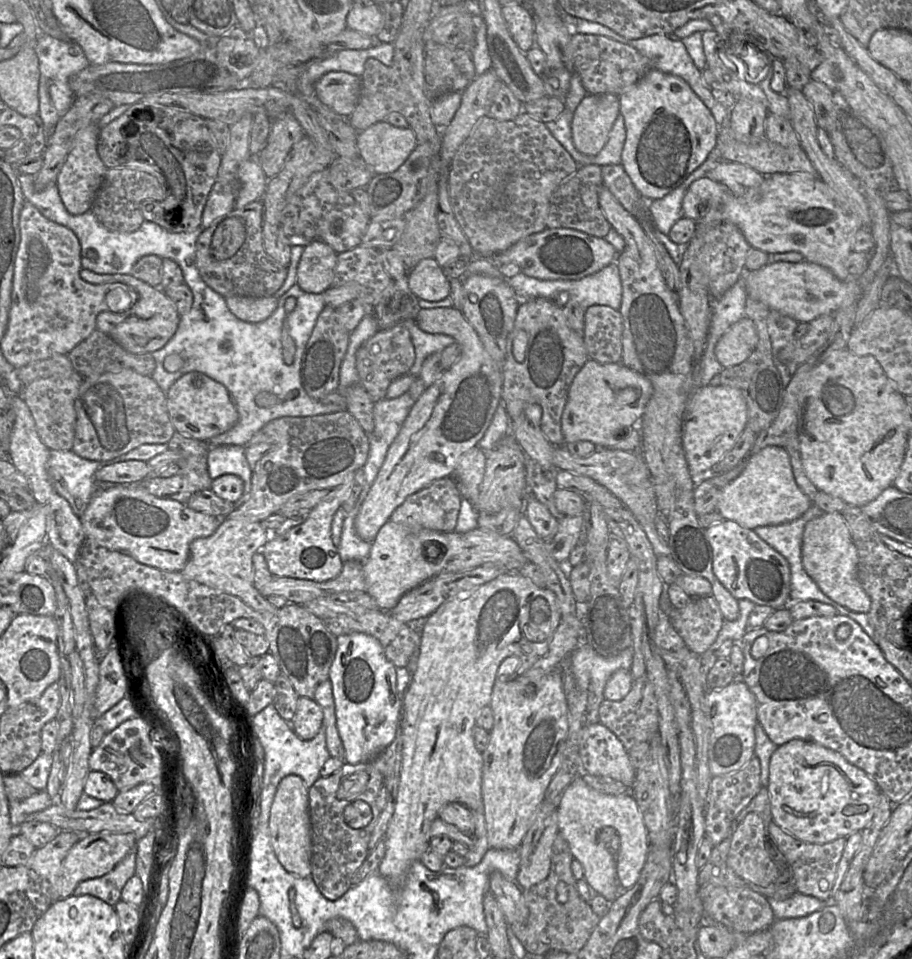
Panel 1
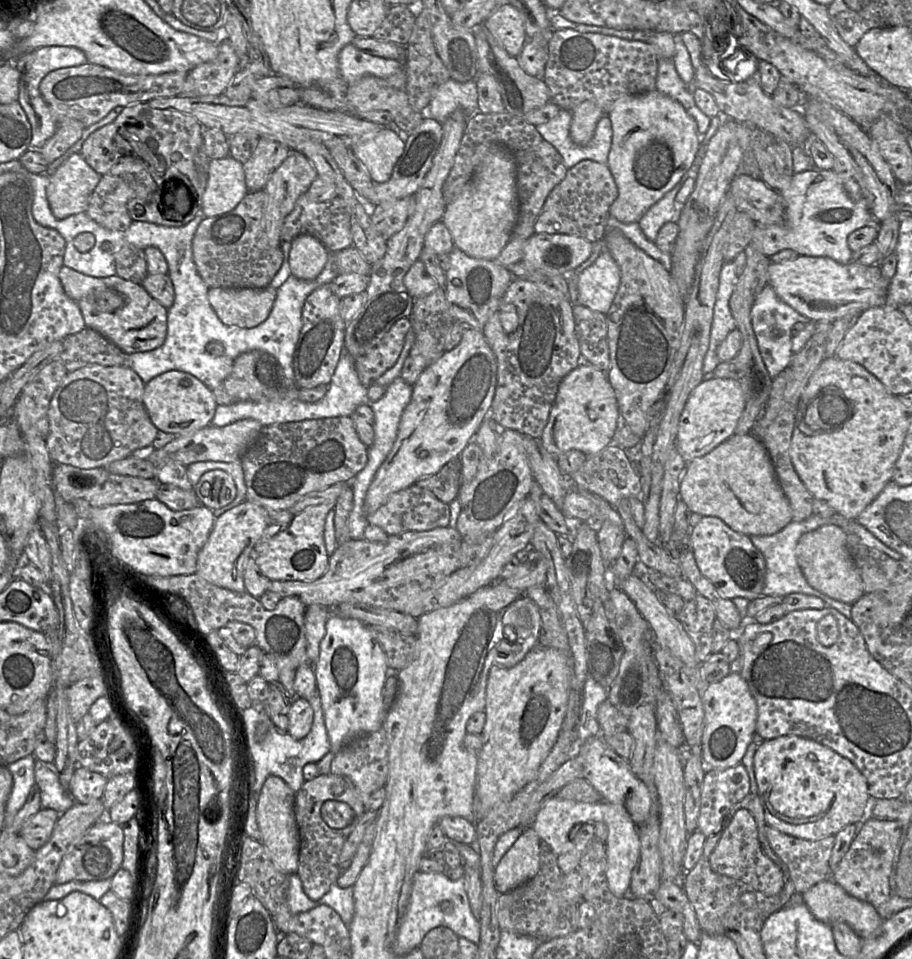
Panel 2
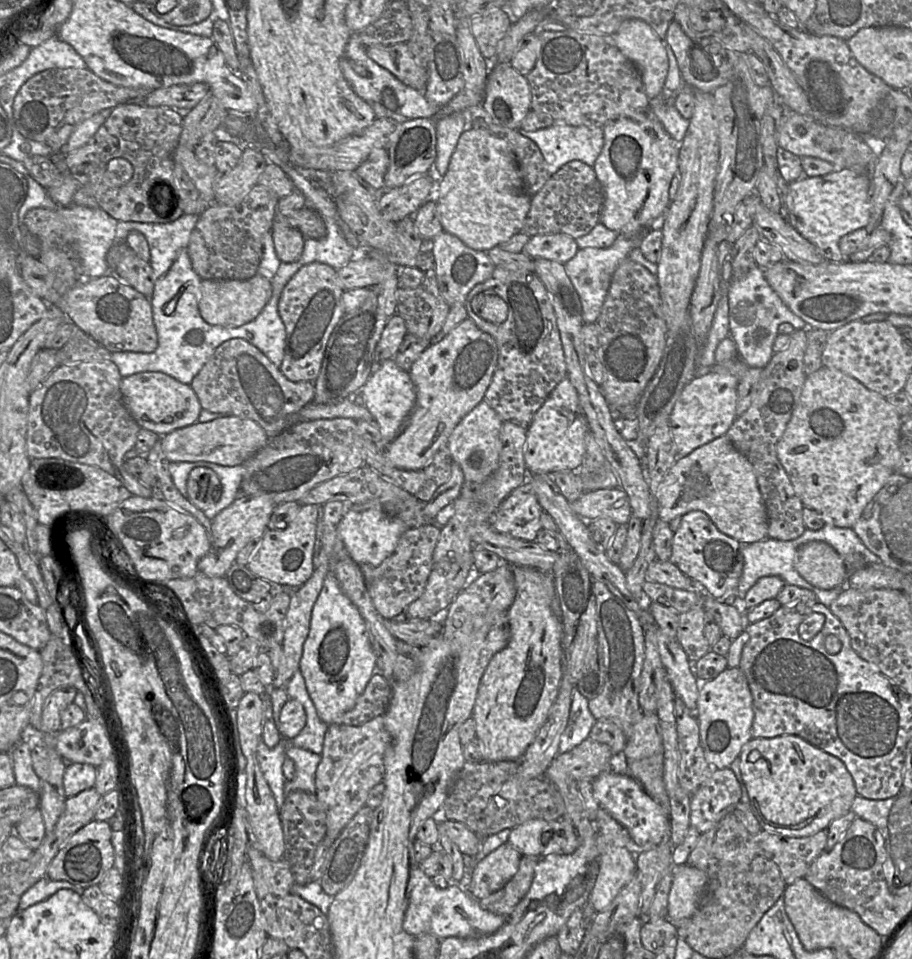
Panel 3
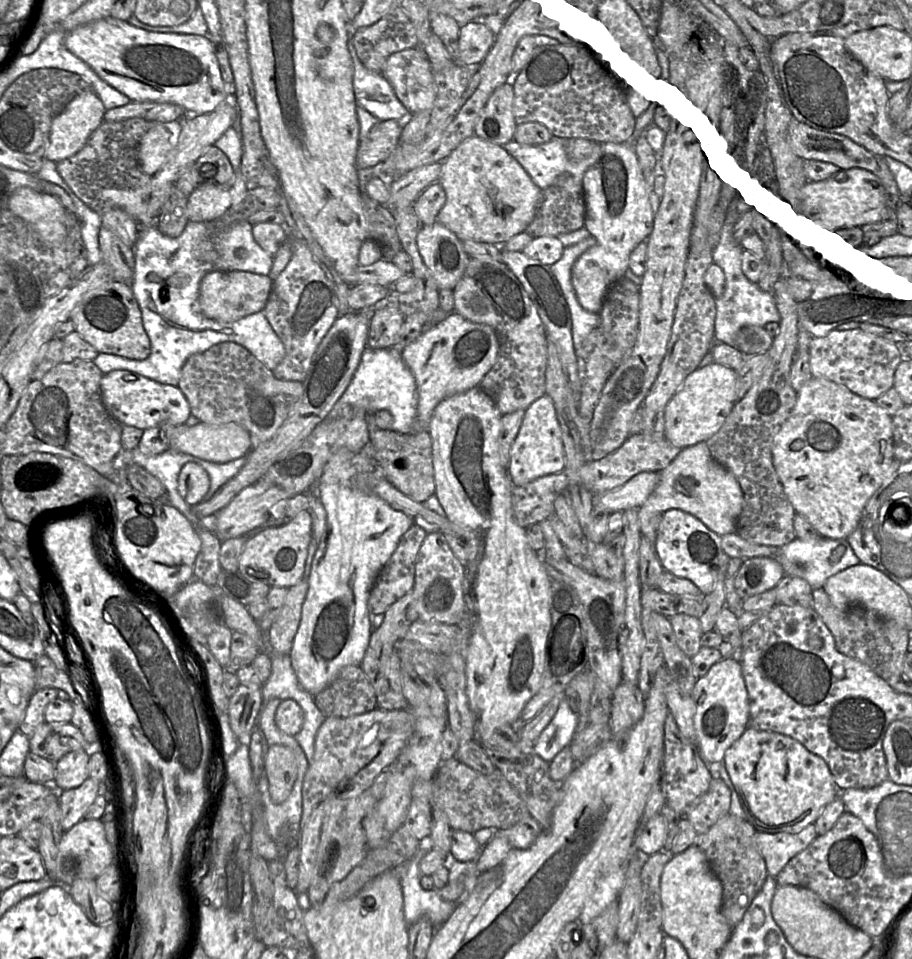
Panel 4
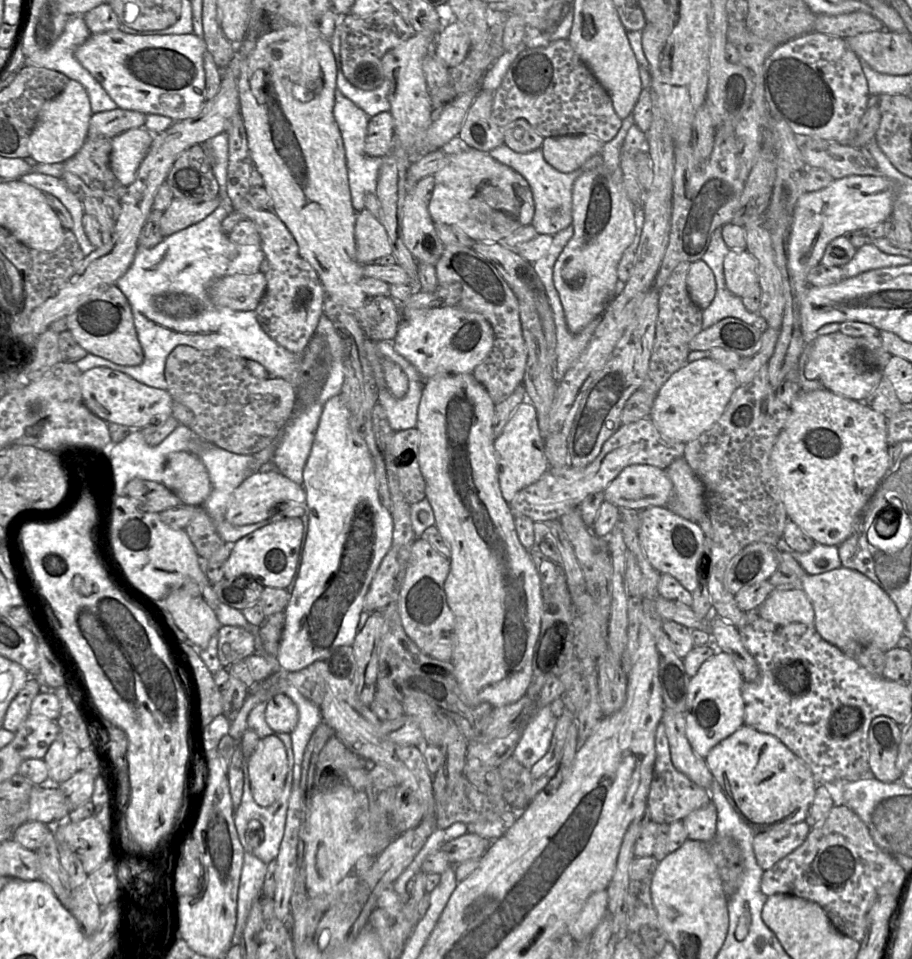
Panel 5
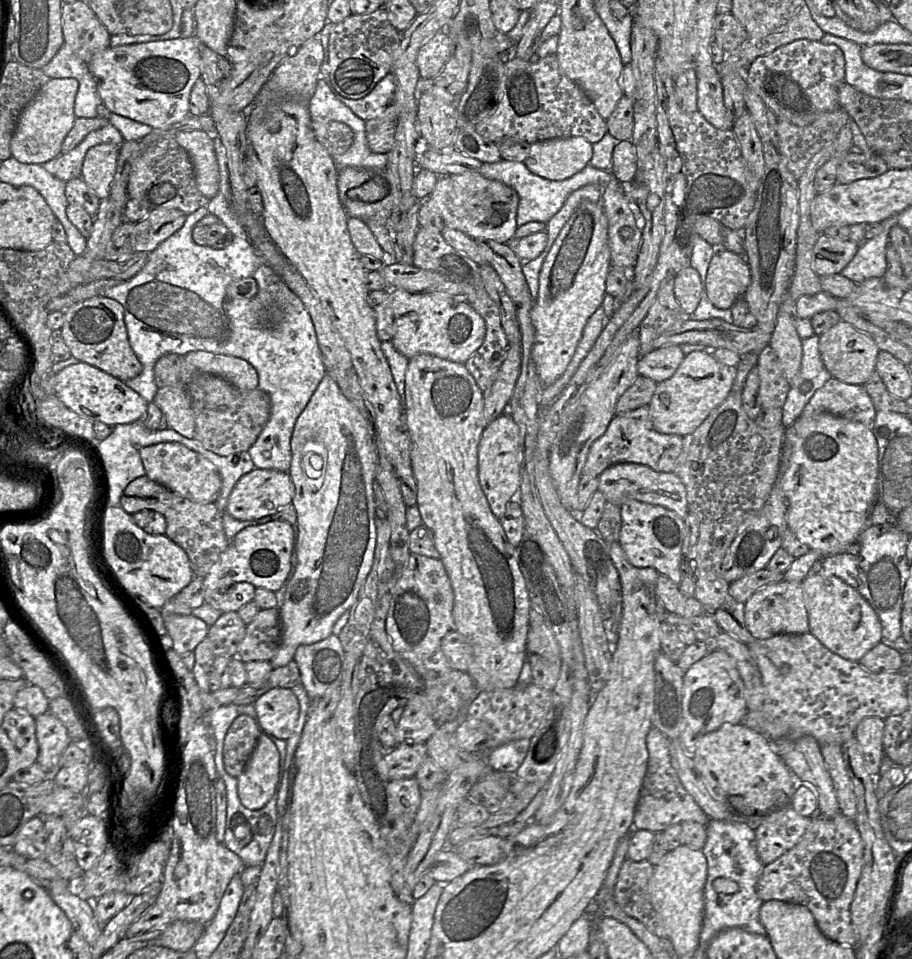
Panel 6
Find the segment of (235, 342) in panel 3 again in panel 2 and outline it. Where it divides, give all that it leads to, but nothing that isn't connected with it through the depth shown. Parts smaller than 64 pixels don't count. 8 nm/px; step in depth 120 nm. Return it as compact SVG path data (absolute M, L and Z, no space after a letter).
M252 350L240 354L233 363L229 376L214 388L213 394L218 405L232 405L243 401L261 402L281 396L297 397L303 402L318 402L327 392L327 385L300 388L284 375L278 361L262 350Z

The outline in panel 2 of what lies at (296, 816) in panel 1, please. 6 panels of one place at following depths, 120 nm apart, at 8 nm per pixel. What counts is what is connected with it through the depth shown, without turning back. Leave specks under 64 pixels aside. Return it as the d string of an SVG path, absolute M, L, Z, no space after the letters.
M269 776L261 788L256 807L261 843L274 865L287 875L296 874L299 862L300 839L294 812L295 793L282 778Z

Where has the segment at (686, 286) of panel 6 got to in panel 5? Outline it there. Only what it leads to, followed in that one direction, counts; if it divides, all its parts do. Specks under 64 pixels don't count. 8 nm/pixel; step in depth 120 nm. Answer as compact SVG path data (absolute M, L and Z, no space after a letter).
M699 260L691 264L686 284L691 300L698 307L704 310L711 304L717 285L713 271L704 261Z

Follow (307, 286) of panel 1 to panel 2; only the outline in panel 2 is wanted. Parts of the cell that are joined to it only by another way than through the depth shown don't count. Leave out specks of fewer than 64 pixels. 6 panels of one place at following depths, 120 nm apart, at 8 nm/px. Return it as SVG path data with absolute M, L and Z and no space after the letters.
M302 234L290 242L288 263L291 274L301 280L316 279L326 266L330 251L318 239Z

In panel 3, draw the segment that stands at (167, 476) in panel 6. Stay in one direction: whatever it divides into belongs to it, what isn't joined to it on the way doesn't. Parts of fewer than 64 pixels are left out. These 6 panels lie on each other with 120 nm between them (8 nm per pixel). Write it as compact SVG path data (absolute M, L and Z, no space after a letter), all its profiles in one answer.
M196 467L187 479L187 498L197 508L206 510L215 505L222 496L218 475L210 468Z

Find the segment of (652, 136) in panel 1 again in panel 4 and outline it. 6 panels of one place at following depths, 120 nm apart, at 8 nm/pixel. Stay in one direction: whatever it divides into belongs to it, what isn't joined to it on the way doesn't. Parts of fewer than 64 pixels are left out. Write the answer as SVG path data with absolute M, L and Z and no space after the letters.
M629 141L599 144L601 144L600 157L587 169L582 179L586 208L584 228L596 239L596 243L579 256L571 269L571 283L578 302L586 311L593 313L601 311L610 287L627 272L632 250L650 235L655 219L655 211L650 202L654 184L653 176L652 174L649 177L644 175L634 144Z

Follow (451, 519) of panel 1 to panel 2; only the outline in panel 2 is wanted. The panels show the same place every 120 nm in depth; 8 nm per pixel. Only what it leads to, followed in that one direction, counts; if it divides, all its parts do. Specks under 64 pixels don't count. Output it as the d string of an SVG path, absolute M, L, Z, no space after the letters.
M412 485L393 493L385 504L365 516L368 524L383 529L389 536L407 531L427 531L447 527L450 523L449 505L440 501L430 490Z

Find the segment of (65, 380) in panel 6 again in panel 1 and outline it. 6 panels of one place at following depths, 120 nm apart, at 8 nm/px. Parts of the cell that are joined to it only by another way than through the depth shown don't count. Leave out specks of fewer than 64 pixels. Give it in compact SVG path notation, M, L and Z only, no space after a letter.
M201 372L183 374L166 392L167 410L175 430L185 436L209 441L230 430L239 415L227 388Z

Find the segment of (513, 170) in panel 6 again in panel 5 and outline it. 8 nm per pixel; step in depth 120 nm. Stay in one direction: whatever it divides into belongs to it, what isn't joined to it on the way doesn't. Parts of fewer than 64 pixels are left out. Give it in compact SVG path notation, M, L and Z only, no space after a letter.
M501 145L493 149L490 155L498 162L509 166L521 174L527 180L534 201L534 215L530 226L532 226L538 234L549 234L552 236L571 225L572 188L575 181L584 173L602 164L602 154L598 153L586 161L576 171L562 173L546 162L540 149L528 153L517 153L508 146Z

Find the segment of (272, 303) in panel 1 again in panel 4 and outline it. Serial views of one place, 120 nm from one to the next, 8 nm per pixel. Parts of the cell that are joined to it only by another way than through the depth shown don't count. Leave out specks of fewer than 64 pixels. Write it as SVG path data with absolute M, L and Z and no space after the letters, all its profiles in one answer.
M211 271L200 282L199 306L209 319L232 322L262 311L272 289L268 275L247 271Z

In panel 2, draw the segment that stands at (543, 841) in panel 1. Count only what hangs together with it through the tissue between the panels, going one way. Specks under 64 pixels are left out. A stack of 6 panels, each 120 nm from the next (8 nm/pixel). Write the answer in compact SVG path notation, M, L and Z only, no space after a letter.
M527 827L494 867L494 885L499 894L514 890L531 880L540 868L541 840Z

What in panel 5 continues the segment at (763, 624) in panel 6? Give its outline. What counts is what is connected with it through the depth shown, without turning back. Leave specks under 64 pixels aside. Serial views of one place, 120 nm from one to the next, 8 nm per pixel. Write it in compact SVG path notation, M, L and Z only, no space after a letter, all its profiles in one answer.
M802 588L773 590L757 609L758 617L785 625L793 622L814 623L813 606Z

